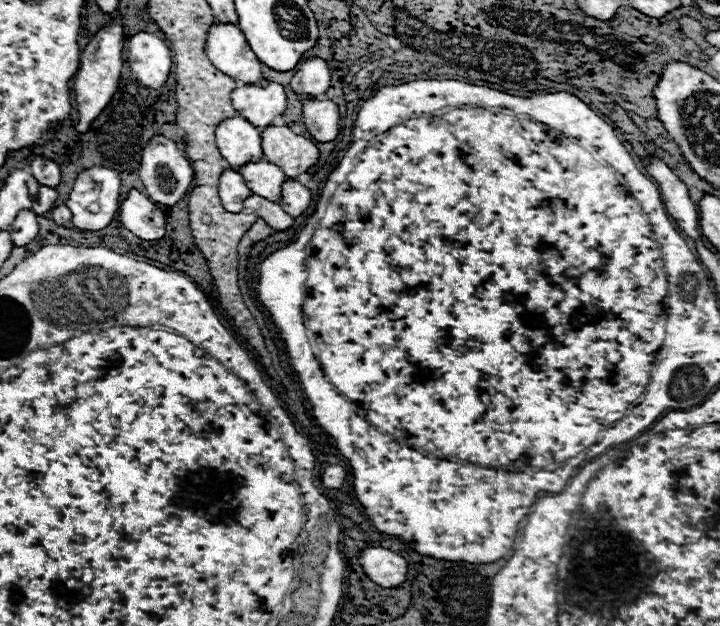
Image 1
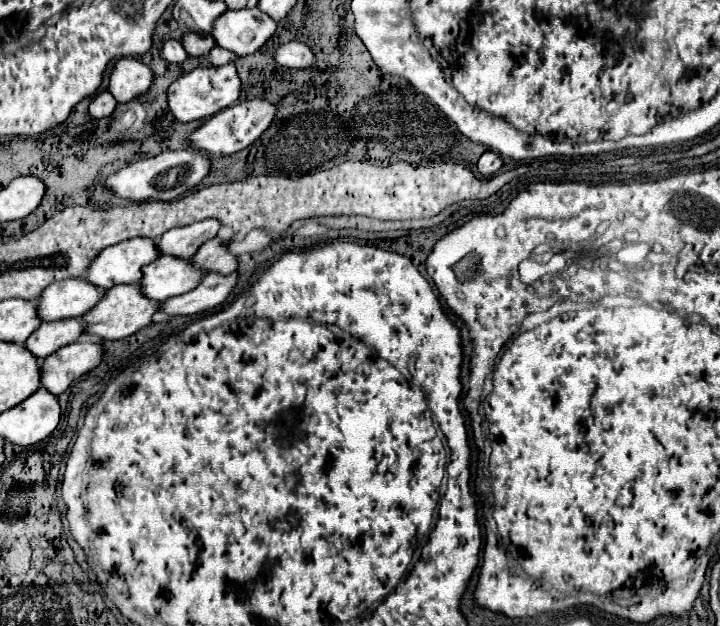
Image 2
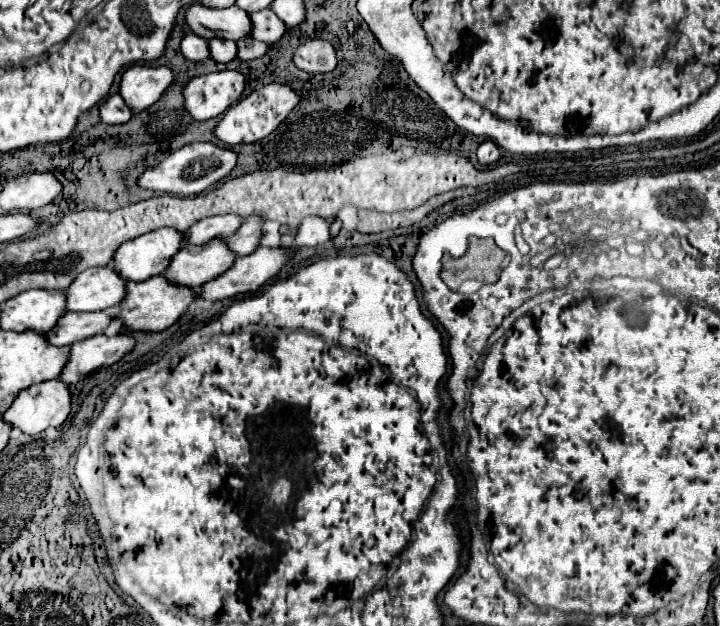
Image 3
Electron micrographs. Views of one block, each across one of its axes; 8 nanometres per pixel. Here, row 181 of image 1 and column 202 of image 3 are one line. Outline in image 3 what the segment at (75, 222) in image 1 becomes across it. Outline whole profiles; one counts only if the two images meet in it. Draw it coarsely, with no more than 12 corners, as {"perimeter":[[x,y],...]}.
{"perimeter":[[236,70],[204,74],[184,88],[194,120],[224,114],[242,96]]}

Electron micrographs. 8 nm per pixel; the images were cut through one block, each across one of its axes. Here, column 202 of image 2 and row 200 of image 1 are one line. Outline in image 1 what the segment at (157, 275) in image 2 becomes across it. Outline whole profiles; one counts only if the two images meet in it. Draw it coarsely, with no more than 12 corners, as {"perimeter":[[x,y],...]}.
{"perimeter":[[268,160],[238,172],[254,194],[280,200],[286,174]]}

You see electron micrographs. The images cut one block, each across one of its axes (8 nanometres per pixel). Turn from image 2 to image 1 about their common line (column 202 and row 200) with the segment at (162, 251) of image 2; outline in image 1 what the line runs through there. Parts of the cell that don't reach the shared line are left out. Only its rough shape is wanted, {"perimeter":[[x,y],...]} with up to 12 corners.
{"perimeter":[[224,168],[218,182],[220,202],[228,212],[242,212],[252,194],[242,176]]}

